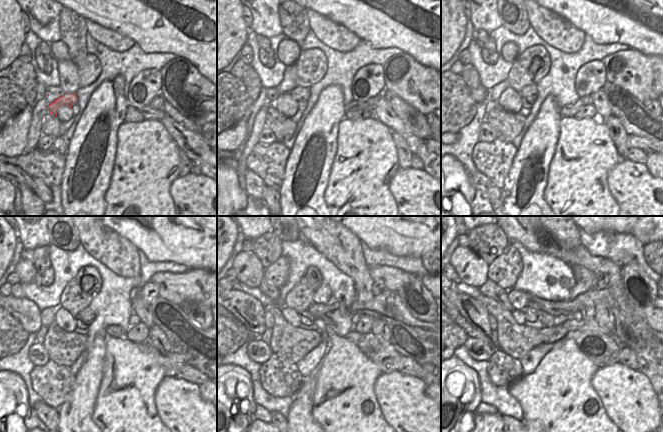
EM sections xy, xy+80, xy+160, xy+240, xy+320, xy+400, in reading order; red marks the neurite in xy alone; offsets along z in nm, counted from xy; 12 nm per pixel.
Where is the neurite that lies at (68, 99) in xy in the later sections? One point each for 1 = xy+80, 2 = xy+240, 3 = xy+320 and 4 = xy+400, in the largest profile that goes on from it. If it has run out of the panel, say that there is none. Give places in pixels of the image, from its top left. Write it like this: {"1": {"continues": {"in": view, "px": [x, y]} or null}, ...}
{"1": {"continues": {"in": "xy+80", "px": [298, 94]}}, "2": {"continues": {"in": "xy+240", "px": [88, 314]}}, "3": {"continues": {"in": "xy+320", "px": [317, 310]}}, "4": {"continues": {"in": "xy+400", "px": [581, 287]}}}

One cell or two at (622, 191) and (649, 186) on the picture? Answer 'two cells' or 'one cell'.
one cell

